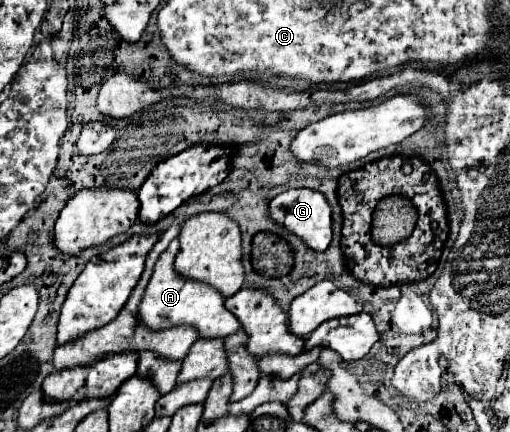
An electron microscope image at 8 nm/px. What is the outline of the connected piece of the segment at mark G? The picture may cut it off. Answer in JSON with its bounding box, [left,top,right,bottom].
[269,188,331,252]

